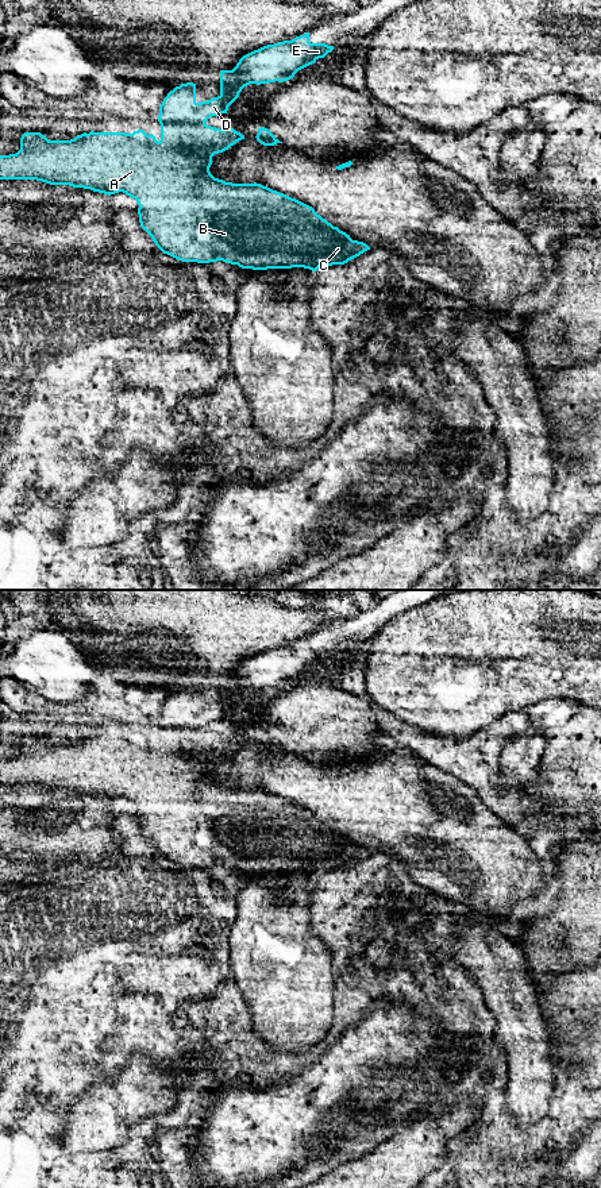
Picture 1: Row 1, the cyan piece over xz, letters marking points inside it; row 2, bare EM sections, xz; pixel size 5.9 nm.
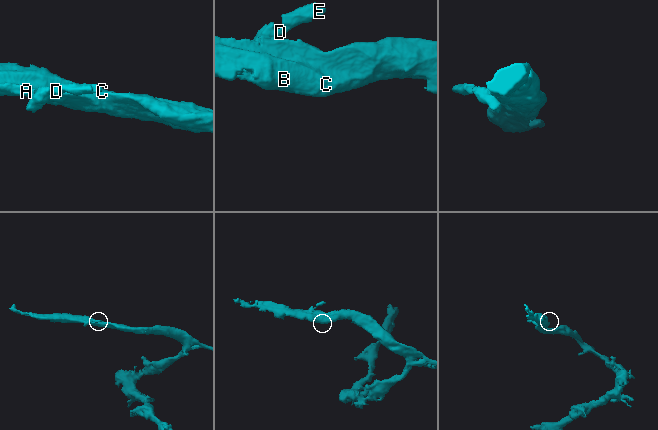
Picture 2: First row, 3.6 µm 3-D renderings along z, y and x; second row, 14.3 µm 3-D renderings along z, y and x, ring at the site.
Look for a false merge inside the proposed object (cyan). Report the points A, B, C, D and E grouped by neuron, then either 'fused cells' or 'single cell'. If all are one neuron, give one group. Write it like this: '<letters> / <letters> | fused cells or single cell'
A B C / D E | fused cells

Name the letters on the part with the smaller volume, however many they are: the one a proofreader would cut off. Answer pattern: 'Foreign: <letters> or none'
Foreign: D, E

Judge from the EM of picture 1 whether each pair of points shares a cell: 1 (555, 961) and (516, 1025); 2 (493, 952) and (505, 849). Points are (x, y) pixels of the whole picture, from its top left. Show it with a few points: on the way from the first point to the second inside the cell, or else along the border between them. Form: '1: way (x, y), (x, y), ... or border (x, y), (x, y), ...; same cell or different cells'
1: border (521, 949), (534, 979); different cells
2: border (478, 914), (493, 924); different cells

